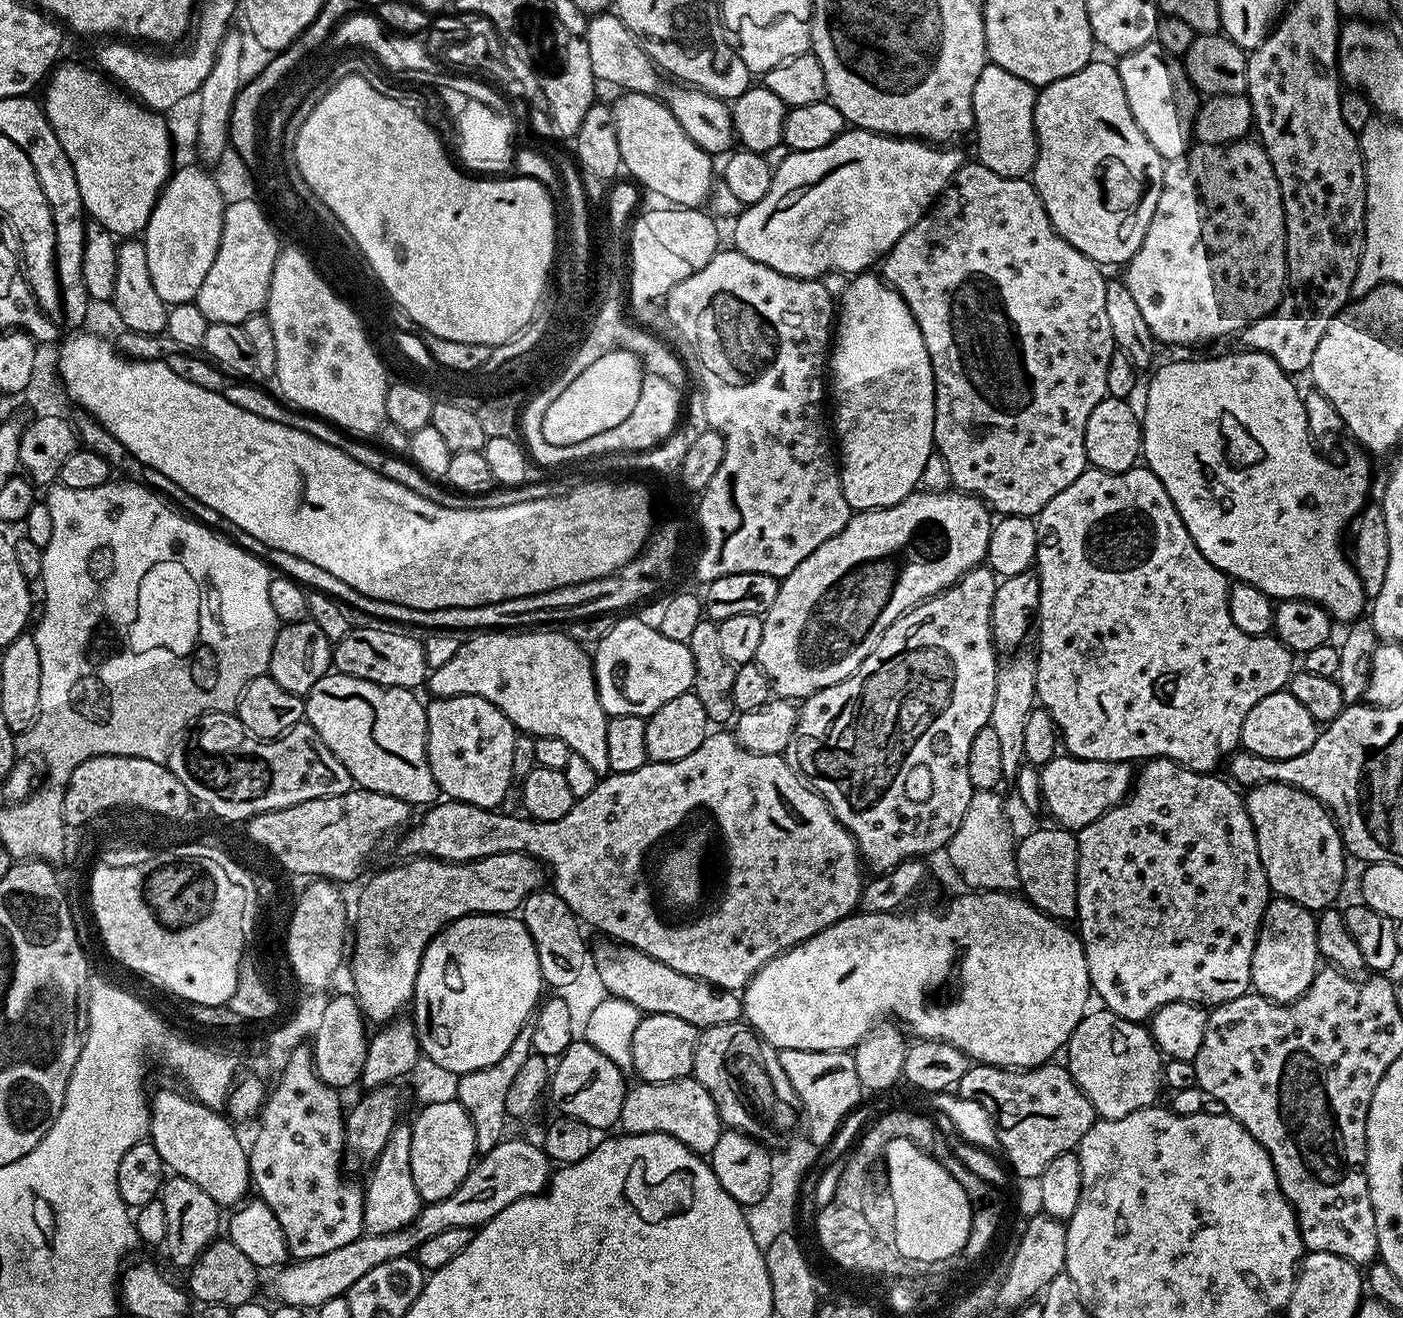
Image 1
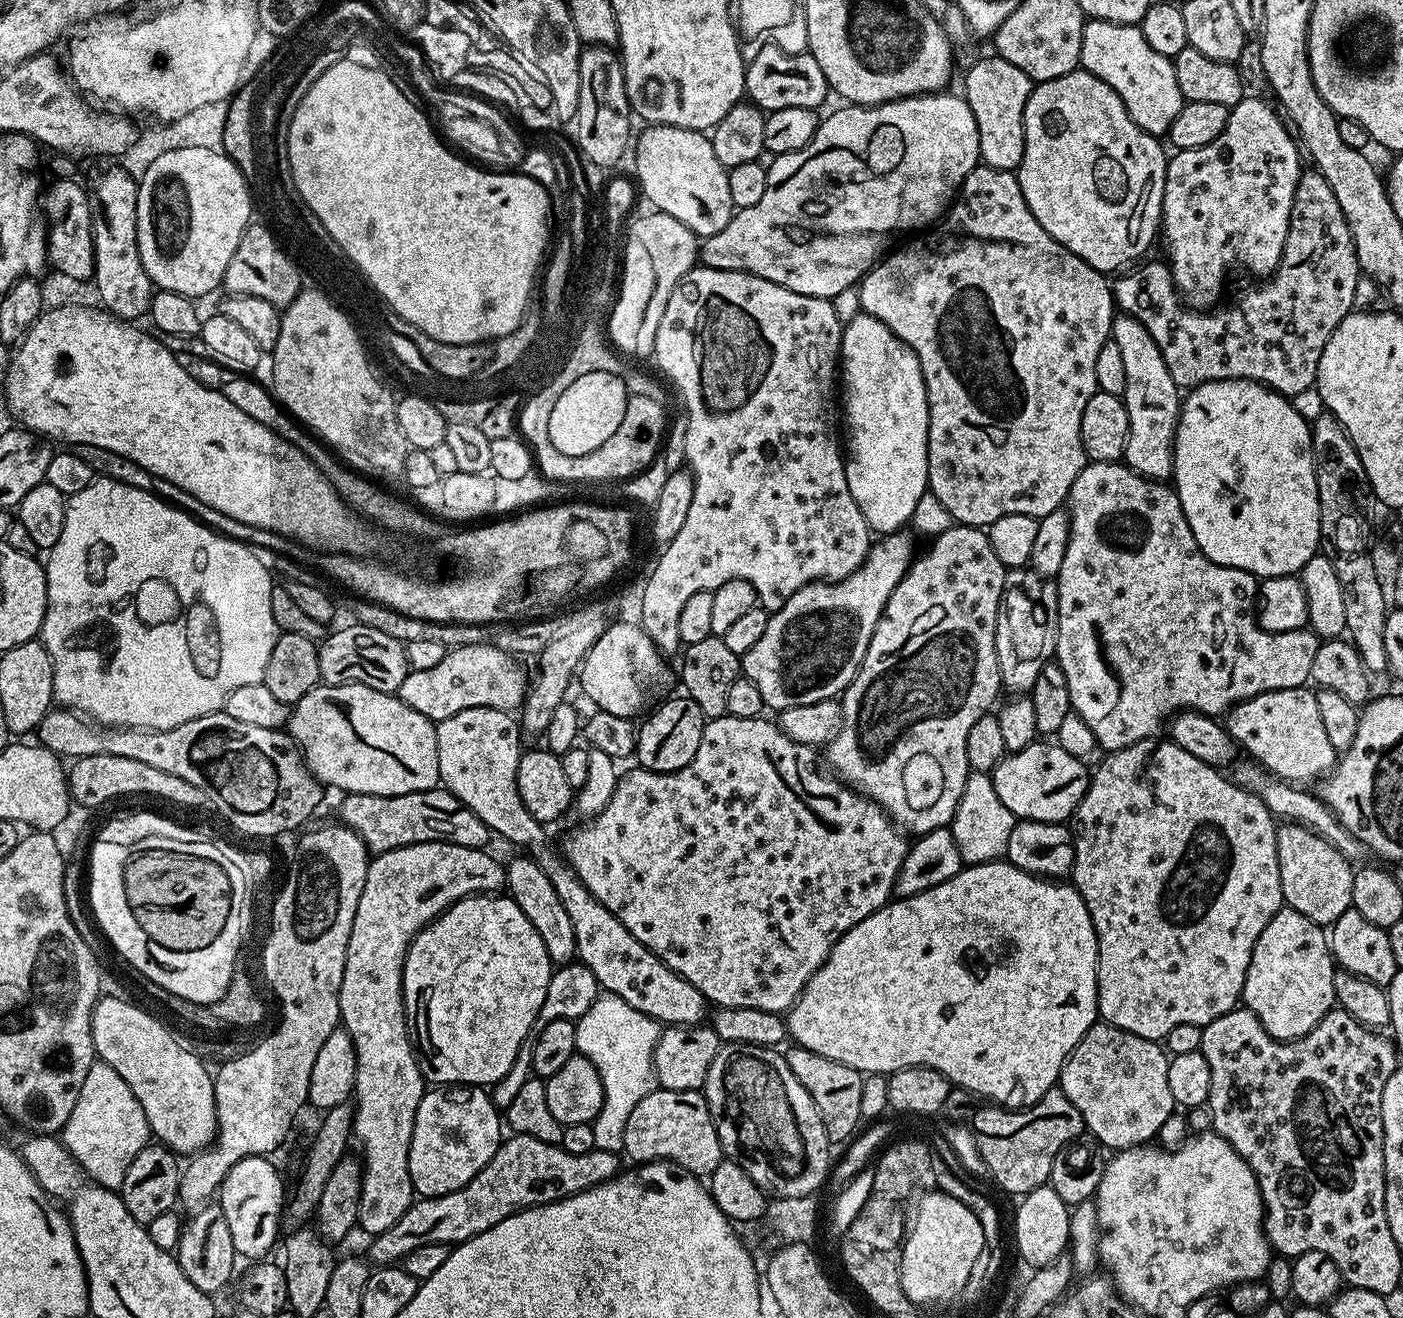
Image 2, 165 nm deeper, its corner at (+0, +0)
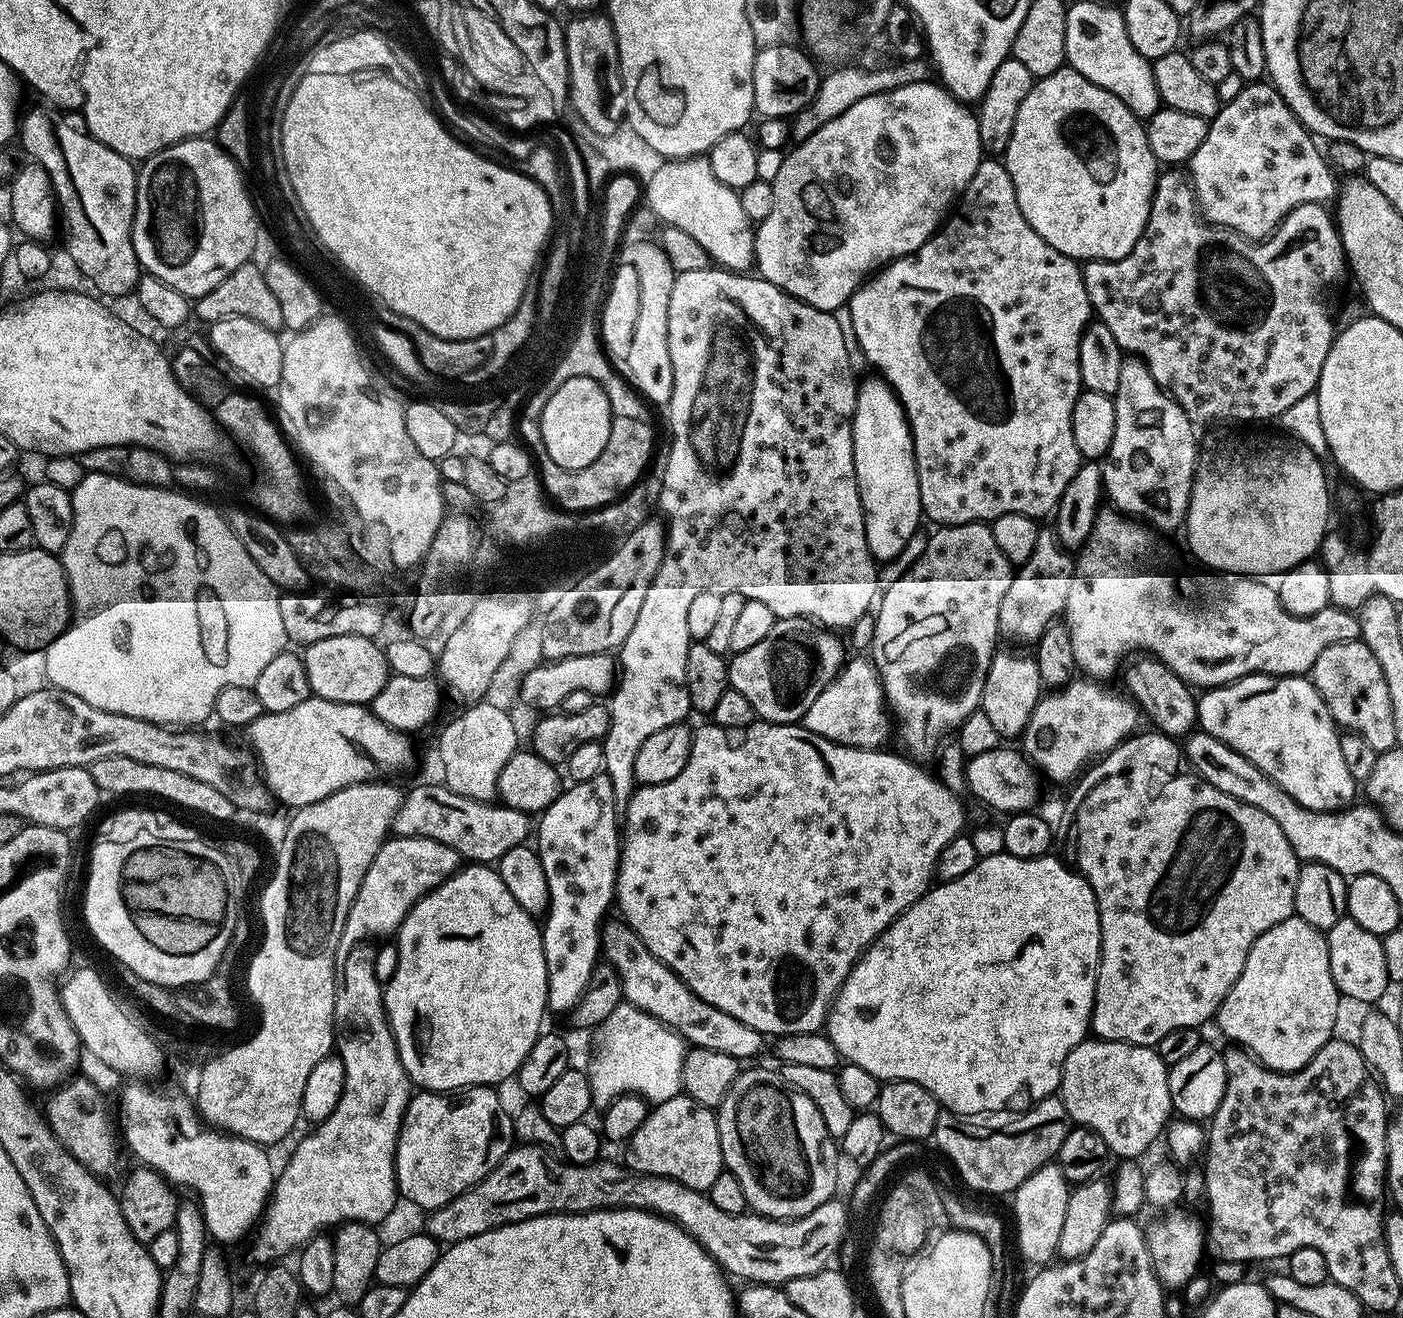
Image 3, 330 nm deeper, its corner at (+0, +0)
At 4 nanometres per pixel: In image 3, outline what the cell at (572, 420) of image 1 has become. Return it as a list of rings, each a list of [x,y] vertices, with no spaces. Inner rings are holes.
[[[571,377],[550,396],[539,418],[538,433],[543,455],[571,472],[582,470],[602,454],[614,417],[612,407],[594,378]]]

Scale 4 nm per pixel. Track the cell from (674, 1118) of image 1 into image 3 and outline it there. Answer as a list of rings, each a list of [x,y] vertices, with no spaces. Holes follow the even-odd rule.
[[[683,1094],[670,1098],[668,1102],[655,1105],[649,1111],[647,1118],[638,1126],[631,1140],[627,1141],[626,1148],[628,1148],[626,1164],[632,1171],[642,1172],[645,1176],[674,1178],[691,1188],[707,1190],[710,1186],[714,1186],[714,1178],[718,1178],[718,1174],[725,1171],[715,1111]]]

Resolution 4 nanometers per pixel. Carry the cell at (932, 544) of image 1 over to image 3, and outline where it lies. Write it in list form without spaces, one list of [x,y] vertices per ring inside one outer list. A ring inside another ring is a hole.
[[[777,619],[762,642],[728,660],[729,685],[743,694],[761,721],[769,724],[803,721],[818,694],[822,694],[846,663],[844,644],[836,635],[835,631],[825,630],[810,620]]]

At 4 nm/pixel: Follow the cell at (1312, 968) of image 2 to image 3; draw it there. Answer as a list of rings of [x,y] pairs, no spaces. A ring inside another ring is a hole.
[[[1293,914],[1290,918],[1278,922],[1278,926],[1270,926],[1270,930],[1266,930],[1266,934],[1262,934],[1258,938],[1258,942],[1254,942],[1254,946],[1250,946],[1250,954],[1242,966],[1242,974],[1238,974],[1238,982],[1234,982],[1230,994],[1226,994],[1222,1006],[1215,1014],[1214,1024],[1220,1027],[1220,1032],[1226,1039],[1232,1040],[1228,1042],[1243,1048],[1246,1052],[1251,1052],[1261,1064],[1266,1065],[1270,1070],[1297,1072],[1302,1070],[1302,1066],[1306,1066],[1310,1062],[1310,1058],[1314,1058],[1314,1054],[1318,1054],[1318,1050],[1322,1050],[1322,1046],[1326,1046],[1328,1040],[1333,1039],[1334,1017],[1337,1015],[1339,998],[1340,991],[1334,986],[1334,978],[1330,974],[1327,935],[1321,929],[1310,926],[1310,922],[1306,922],[1300,916]]]

